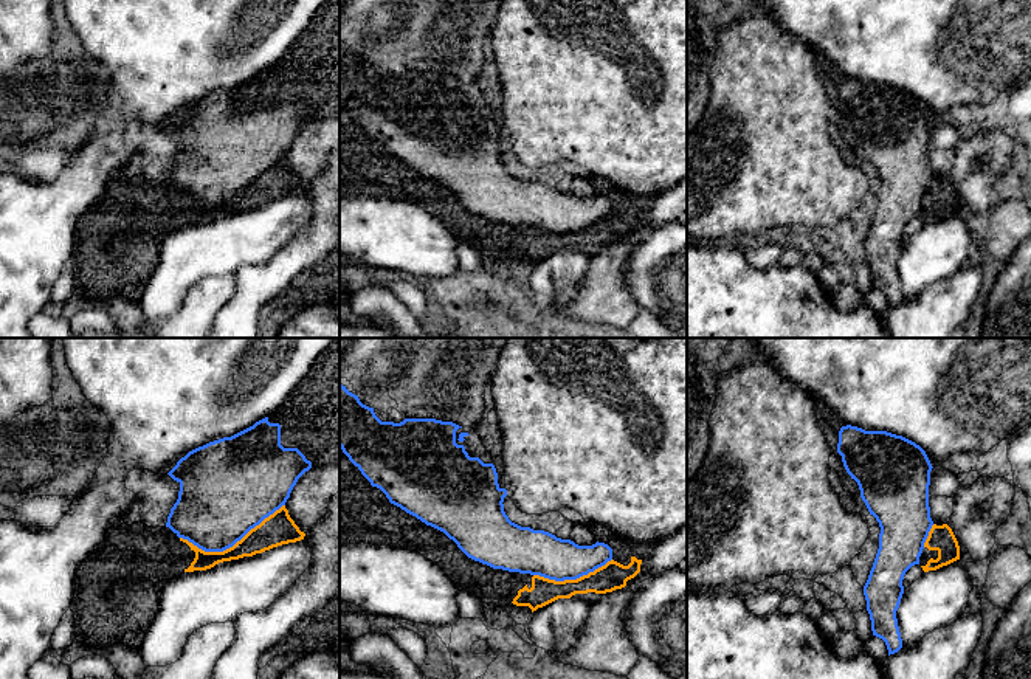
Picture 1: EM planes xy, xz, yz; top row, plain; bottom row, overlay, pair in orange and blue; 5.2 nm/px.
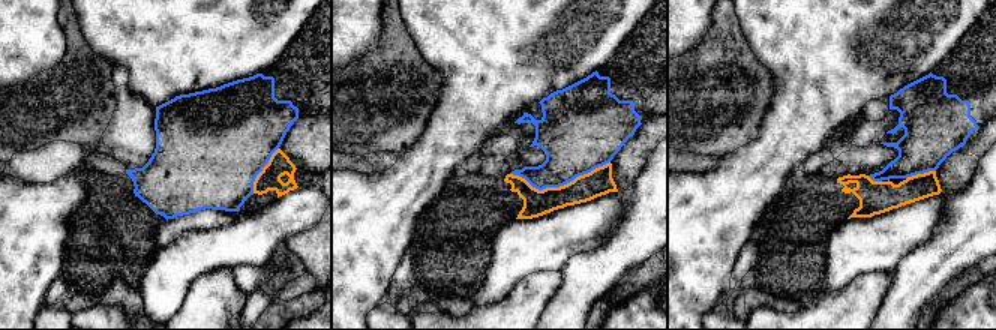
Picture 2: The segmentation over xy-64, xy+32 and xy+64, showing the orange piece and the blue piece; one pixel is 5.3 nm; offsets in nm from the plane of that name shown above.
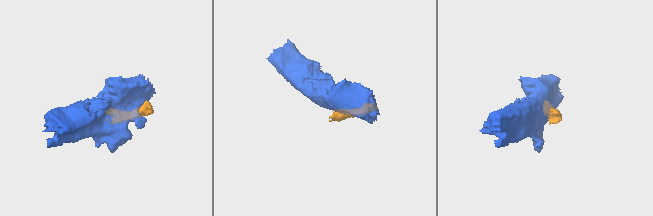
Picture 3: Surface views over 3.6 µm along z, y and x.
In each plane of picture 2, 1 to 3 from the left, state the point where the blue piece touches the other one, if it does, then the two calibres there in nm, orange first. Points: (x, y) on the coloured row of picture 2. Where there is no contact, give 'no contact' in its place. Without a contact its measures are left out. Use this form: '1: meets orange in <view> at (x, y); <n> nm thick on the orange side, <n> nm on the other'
1: meets orange in xy-64 at (263, 170); 120 nm thick on the orange side, 480 nm on the other
2: meets orange in xy+32 at (560, 186); 150 nm thick on the orange side, 340 nm on the other
3: meets orange in xy+64 at (920, 174); 170 nm thick on the orange side, 300 nm on the other

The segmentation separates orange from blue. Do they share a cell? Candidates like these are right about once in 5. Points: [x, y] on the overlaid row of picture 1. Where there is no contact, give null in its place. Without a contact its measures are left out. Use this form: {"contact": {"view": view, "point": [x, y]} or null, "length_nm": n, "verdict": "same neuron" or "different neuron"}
{"contact": {"view": "xy", "point": [233, 546]}, "length_nm": 550, "verdict": "different neuron"}

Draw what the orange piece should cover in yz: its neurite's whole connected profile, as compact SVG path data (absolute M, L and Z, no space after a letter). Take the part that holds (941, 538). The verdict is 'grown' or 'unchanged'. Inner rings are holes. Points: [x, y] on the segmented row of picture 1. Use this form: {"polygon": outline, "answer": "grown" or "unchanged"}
{"polygon": "M933 524L919 557L922 570L936 570L957 560L960 560L960 546L952 529L947 524Z", "answer": "grown"}

